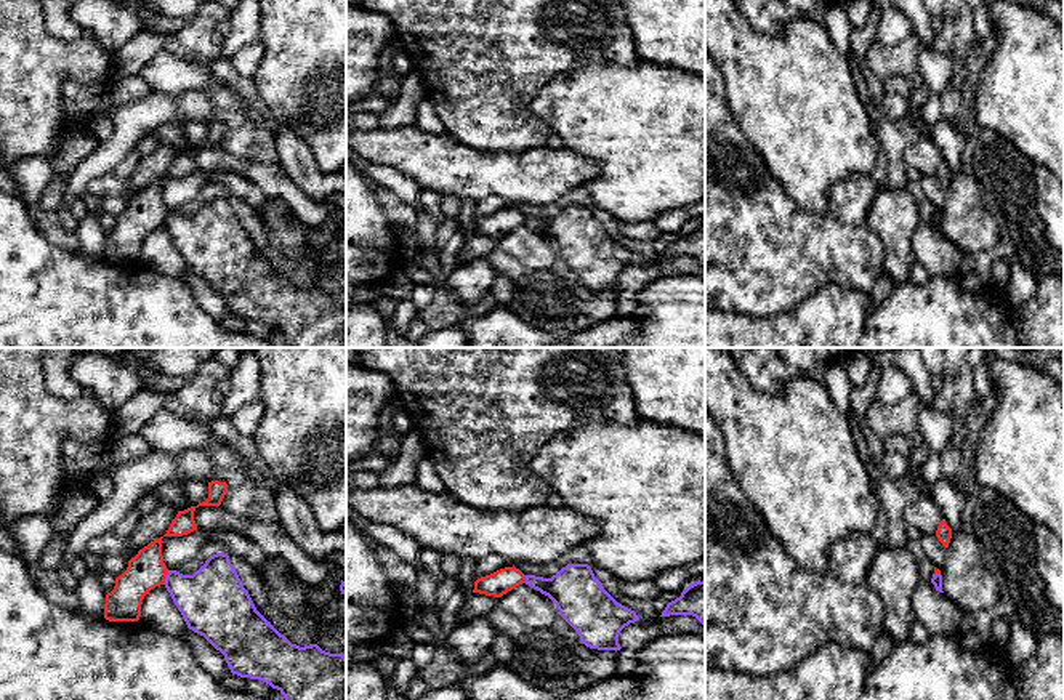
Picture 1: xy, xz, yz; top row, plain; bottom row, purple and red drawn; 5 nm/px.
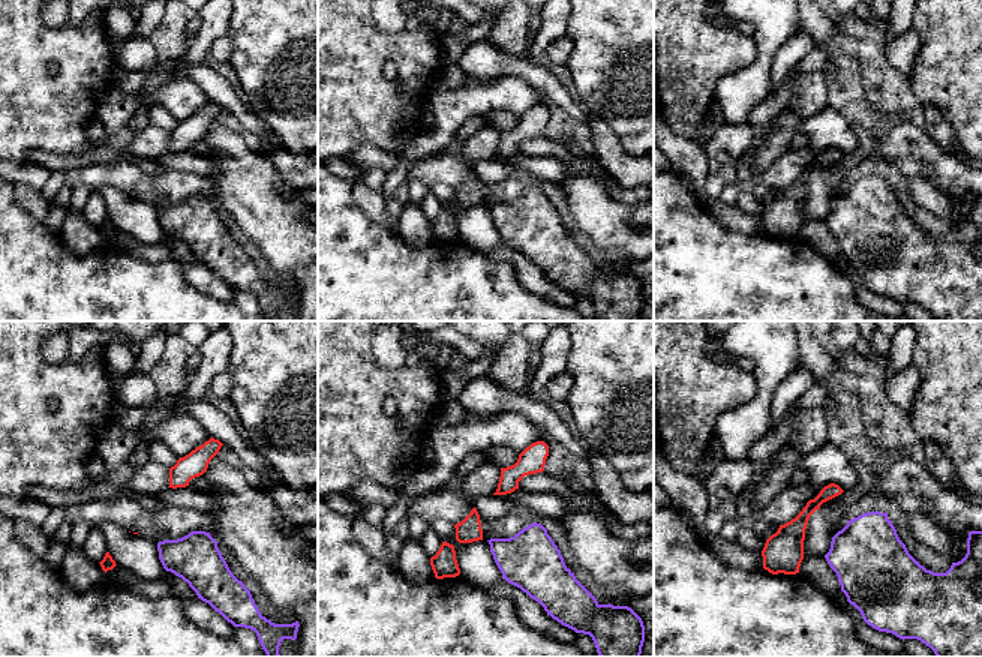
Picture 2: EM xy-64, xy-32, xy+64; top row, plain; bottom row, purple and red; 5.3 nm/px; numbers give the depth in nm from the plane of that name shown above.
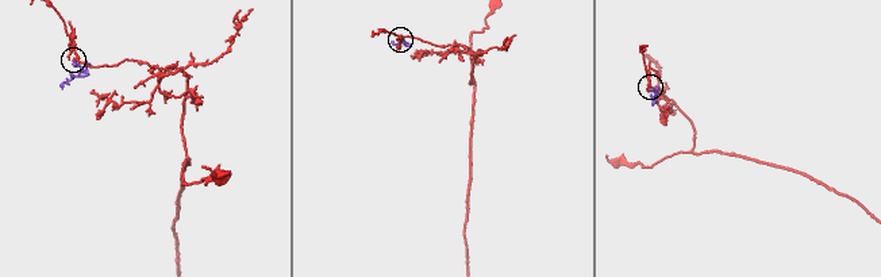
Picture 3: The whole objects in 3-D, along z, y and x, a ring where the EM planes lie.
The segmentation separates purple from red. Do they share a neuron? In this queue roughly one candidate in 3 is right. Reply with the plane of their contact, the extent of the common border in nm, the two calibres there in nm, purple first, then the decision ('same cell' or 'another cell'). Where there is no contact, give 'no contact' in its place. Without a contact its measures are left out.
xy | 80 nm | 320/190 nm | another cell

